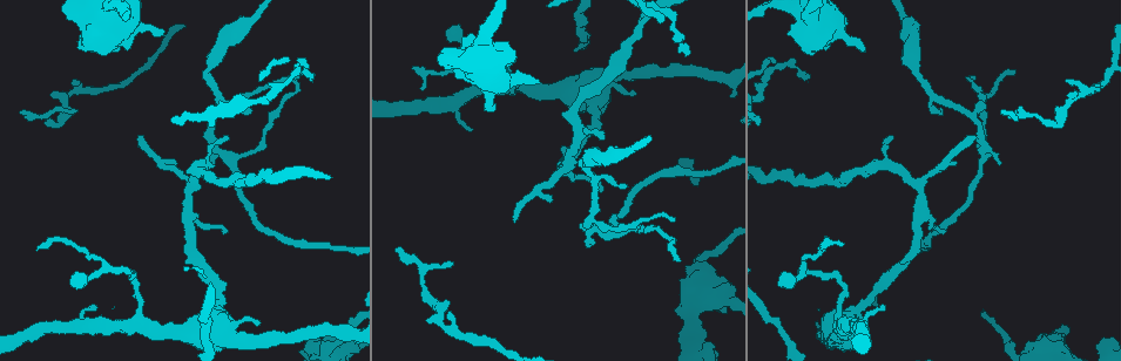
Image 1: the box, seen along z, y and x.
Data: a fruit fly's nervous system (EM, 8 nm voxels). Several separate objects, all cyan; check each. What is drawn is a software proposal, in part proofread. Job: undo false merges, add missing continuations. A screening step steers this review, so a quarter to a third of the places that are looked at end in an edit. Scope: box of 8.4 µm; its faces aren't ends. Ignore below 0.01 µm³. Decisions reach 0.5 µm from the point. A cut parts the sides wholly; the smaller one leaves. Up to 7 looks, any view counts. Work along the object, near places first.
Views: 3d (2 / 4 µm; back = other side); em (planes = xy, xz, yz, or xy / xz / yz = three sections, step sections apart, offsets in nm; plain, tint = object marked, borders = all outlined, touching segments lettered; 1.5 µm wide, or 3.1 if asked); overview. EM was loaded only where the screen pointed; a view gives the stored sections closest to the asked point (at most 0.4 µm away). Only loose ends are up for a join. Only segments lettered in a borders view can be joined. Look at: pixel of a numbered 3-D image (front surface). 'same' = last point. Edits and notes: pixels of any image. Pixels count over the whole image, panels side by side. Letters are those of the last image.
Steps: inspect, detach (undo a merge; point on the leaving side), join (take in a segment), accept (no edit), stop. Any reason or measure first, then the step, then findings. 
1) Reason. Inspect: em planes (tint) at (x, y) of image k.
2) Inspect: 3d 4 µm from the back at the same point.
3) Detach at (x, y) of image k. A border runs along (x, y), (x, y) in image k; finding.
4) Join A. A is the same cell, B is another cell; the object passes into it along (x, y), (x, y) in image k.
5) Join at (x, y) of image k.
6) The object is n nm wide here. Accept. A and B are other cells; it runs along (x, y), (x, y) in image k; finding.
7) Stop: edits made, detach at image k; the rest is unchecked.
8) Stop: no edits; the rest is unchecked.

Thin end. Inspect: 3d 2 µm at (251, 111) of image 1.

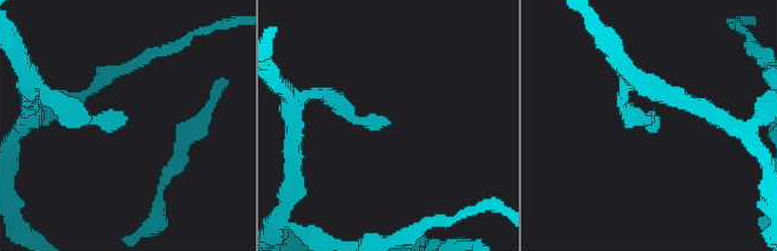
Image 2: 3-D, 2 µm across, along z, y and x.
Shape alone is not enough. Inspect: em yz step 8 (borders) at (648, 123) of image 2.

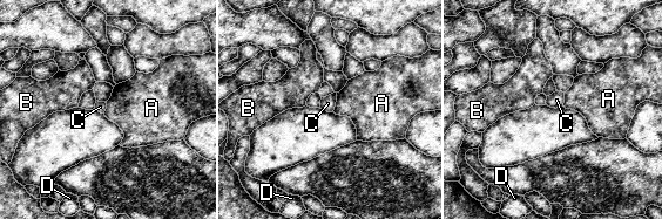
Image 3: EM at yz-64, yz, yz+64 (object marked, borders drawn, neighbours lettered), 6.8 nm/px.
Another direction. Inspect: em xz step 4 (borders) at the same point.

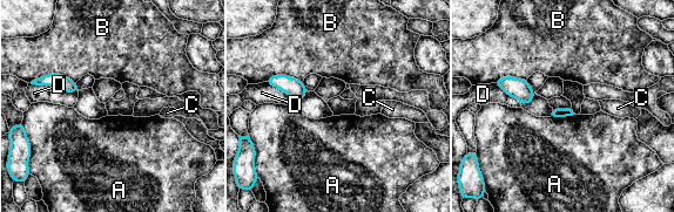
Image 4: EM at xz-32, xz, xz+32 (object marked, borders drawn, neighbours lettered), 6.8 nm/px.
Accept. A, B, C and D are other cells; a border runs along (574, 114), (567, 117), (550, 117) in image 4; none of them fits.

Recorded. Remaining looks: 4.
Long arm stops here. Inspect: 3d 2 µm at (307, 76) of image 1.

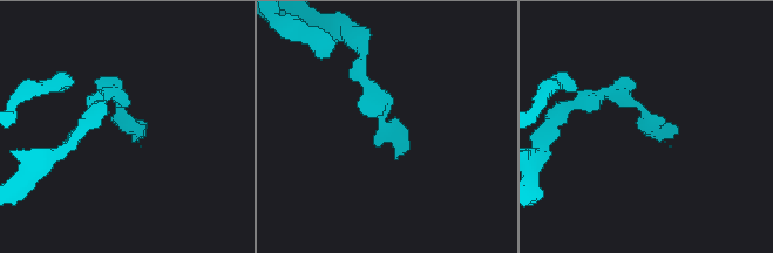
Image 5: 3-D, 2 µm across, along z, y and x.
Inspect: em xy step 4 (tint) at (134, 132) of image 5.

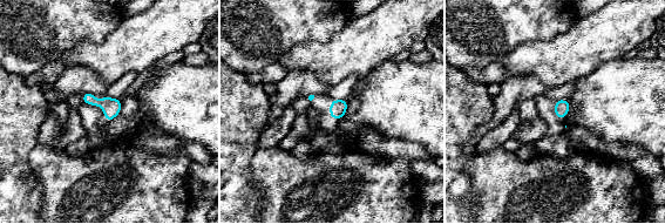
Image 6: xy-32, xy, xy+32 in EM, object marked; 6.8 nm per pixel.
Inspect: em planes (borders) at the same point.

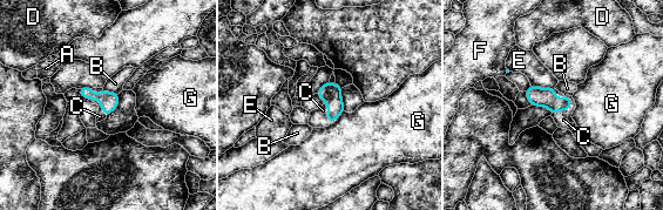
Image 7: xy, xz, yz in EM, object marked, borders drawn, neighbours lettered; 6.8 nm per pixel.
Join C. C is the same cell, A, B, D, E, F and G are other cells; the object passes into it along (538, 96), (570, 101), (563, 120) in image 7; it goes on there.

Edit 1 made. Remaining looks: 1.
Tapers out. Inspect: em planes (borders) at (224, 229) of image 1.

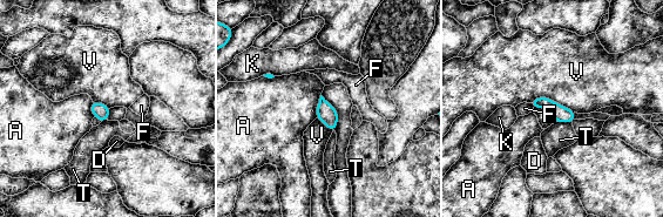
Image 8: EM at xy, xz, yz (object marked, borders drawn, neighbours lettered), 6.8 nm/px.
The longest contact is with V, 320 nm. Accept. A, D, F, K, T and V are other cells; a border runs along (529, 102), (549, 97), (575, 112) in image 8; none of them fits.

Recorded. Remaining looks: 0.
Stop: edits made, join at image 7; the rest is unchecked.

